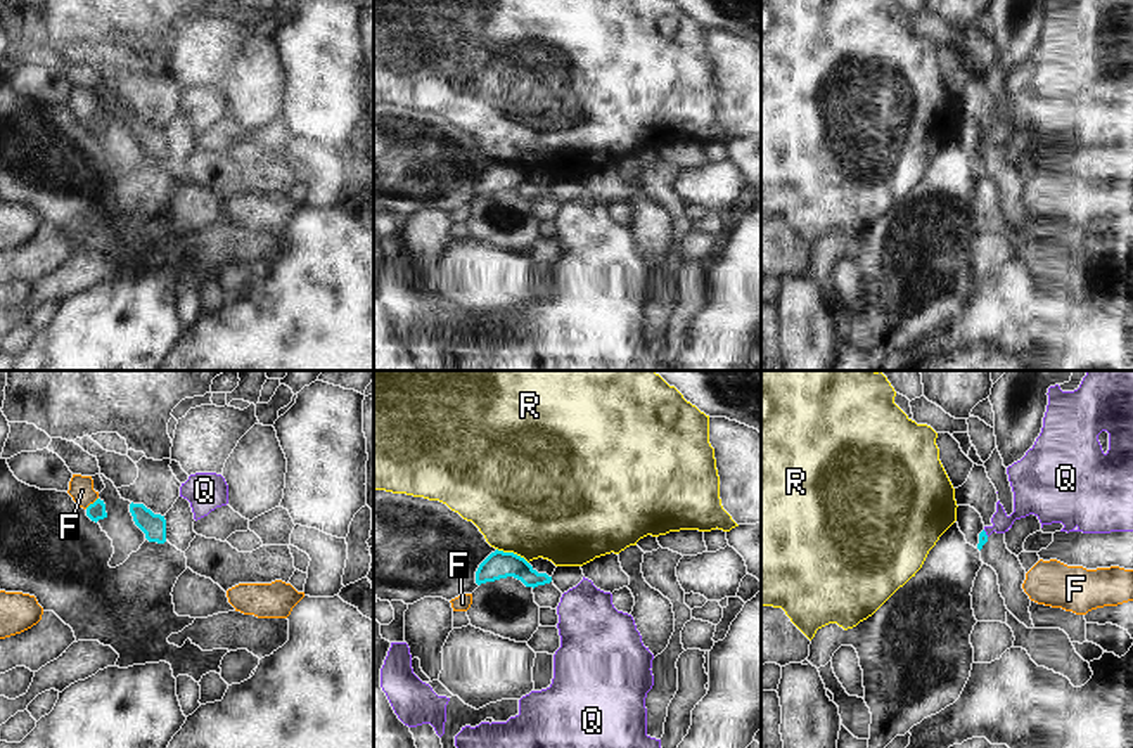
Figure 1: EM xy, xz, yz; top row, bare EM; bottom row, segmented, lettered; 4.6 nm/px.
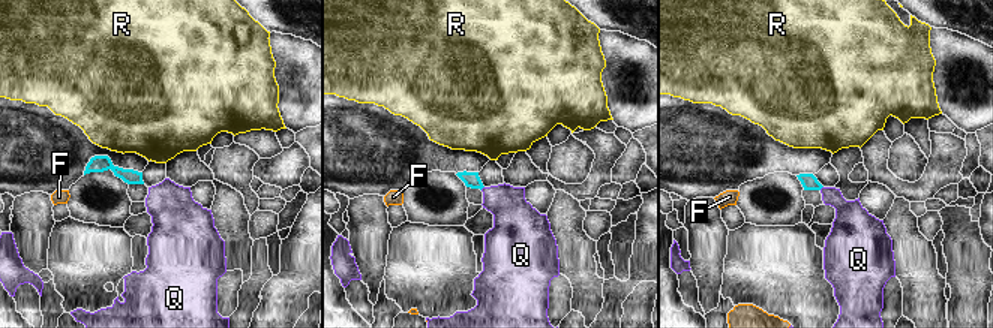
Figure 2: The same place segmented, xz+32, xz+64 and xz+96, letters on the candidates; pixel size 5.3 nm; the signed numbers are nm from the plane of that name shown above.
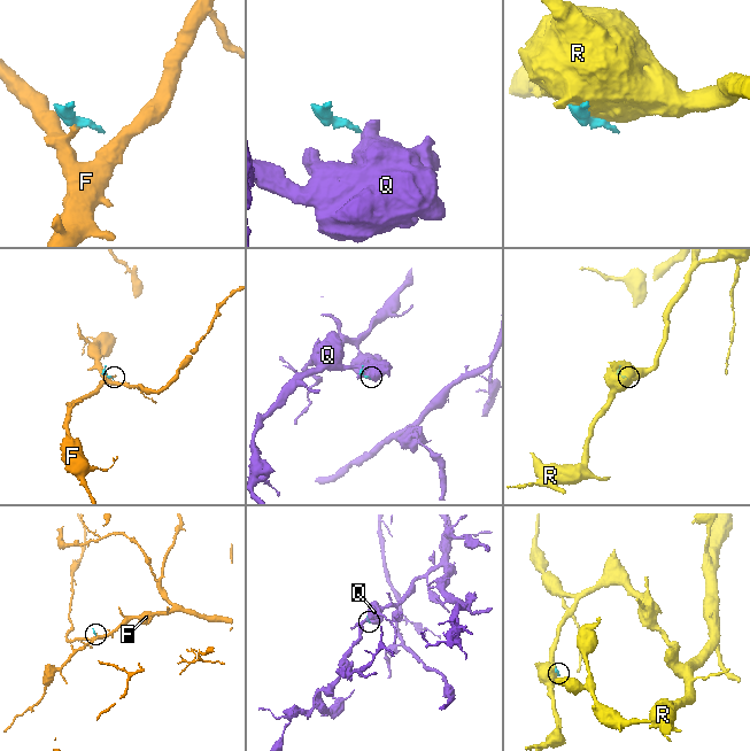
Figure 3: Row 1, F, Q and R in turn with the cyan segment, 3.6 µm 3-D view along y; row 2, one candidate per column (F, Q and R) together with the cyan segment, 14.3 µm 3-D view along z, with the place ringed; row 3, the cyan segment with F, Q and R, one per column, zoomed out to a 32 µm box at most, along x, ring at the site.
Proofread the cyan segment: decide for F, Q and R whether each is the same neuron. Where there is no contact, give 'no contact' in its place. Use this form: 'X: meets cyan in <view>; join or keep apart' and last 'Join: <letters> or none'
F: meets cyan in xy; keep apart
Q: meets cyan in yz; join
R: meets cyan in xz; keep apart
Join: Q

